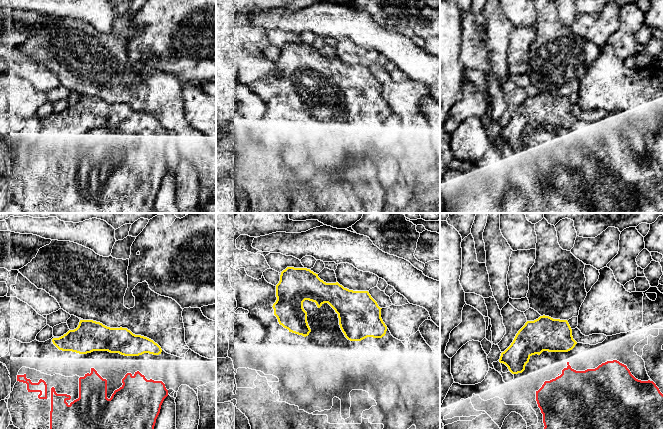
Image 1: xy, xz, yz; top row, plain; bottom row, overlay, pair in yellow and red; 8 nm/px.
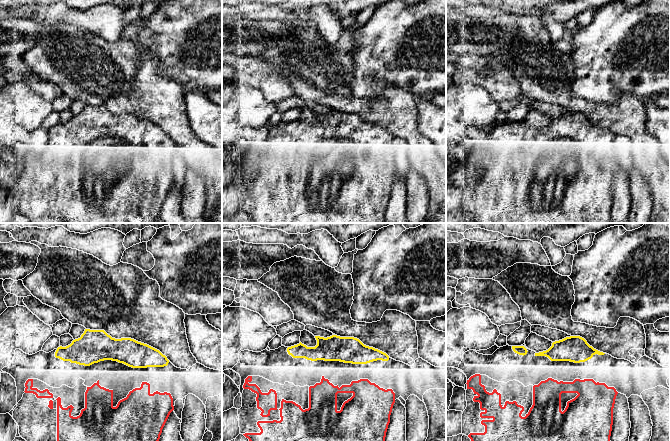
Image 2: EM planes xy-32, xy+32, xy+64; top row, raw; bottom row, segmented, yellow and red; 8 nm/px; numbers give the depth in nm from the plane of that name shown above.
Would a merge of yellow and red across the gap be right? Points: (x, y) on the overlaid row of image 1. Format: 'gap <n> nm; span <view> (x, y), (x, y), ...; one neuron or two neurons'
gap 90 nm; span yz (567, 351), (567, 362); one neuron

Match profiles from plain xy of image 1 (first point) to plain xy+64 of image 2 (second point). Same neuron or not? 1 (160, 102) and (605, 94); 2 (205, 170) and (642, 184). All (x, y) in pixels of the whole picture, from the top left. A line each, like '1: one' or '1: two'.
1: two
2: two

